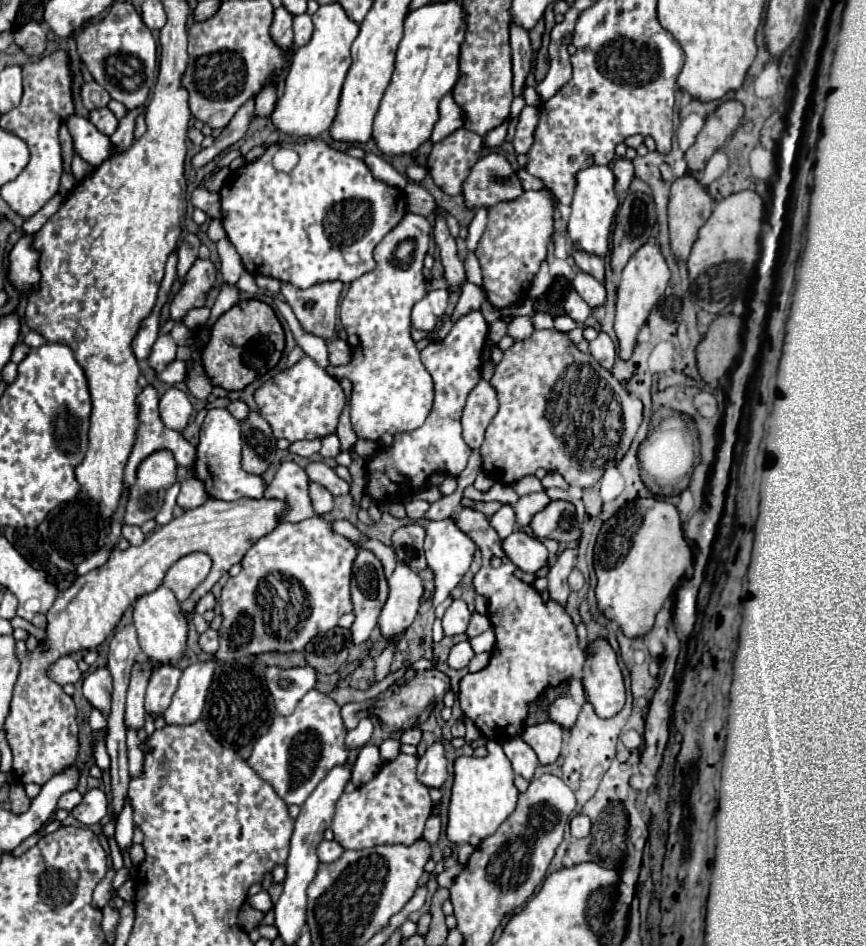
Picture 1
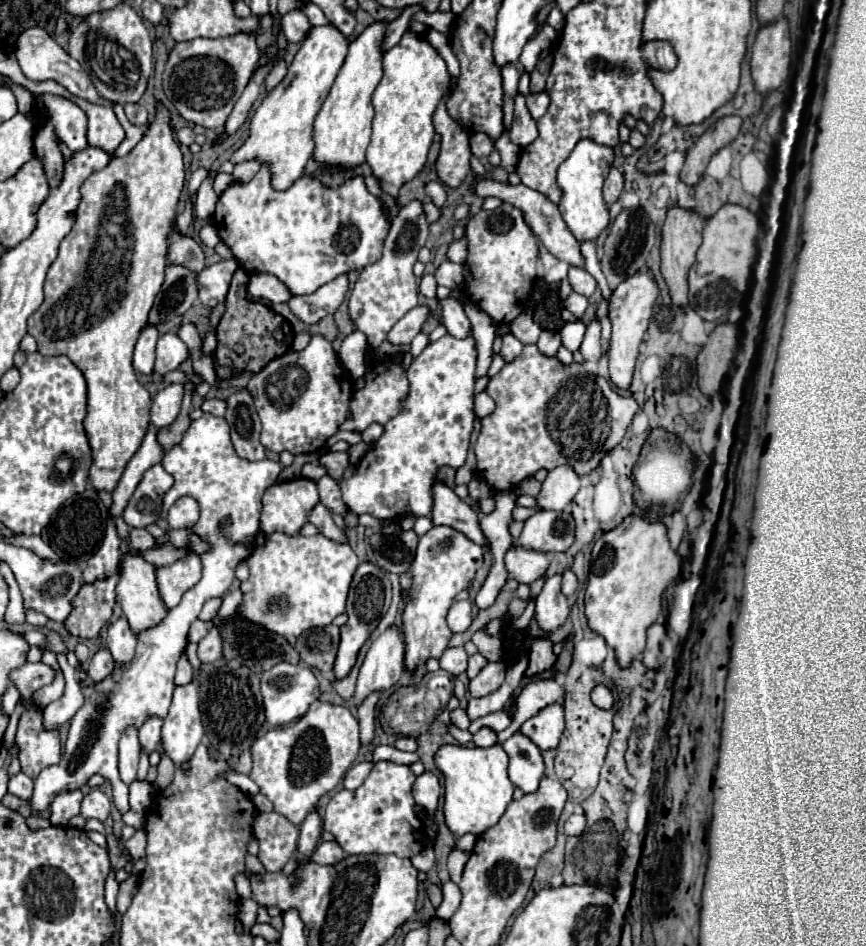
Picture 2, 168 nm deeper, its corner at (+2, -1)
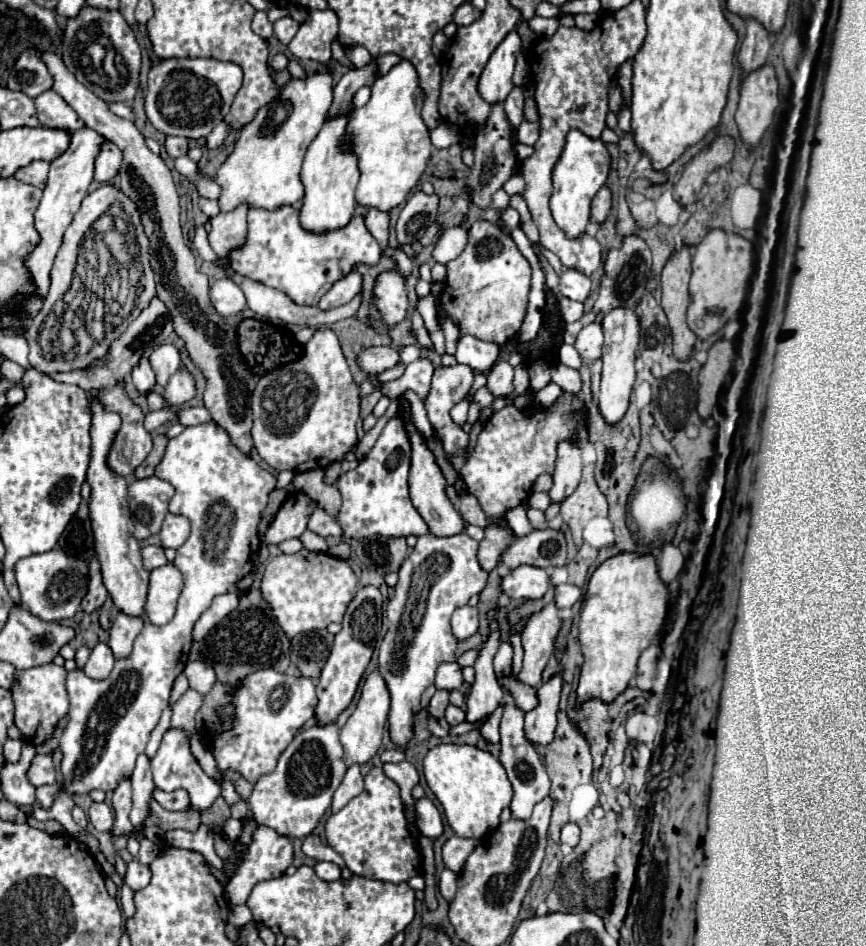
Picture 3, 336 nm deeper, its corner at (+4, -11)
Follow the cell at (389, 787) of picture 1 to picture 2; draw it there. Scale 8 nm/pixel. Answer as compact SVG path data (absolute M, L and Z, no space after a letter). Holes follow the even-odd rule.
M376 762L370 776L356 790L340 790L326 806L324 830L332 832L346 854L396 854L412 858L422 850L424 824L414 812L414 772L404 764Z

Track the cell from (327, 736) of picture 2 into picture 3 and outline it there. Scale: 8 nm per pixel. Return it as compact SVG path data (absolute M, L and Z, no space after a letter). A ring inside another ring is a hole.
M328 724L328 726L306 728L282 752L282 756L276 764L276 770L270 776L262 776L262 780L258 780L258 784L254 786L254 792L248 800L250 812L258 824L272 828L286 838L292 838L292 840L306 838L308 834L312 834L312 830L318 826L320 818L330 808L332 796L334 796L336 788L340 786L344 774L346 774L346 766L342 764L342 744L338 740L338 726Z

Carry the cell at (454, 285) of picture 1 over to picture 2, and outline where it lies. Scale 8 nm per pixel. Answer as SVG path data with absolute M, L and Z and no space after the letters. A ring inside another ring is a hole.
M448 296L440 300L442 304L442 322L448 328L448 332L456 338L464 338L464 334L470 332L470 320L464 314L464 306L458 298Z

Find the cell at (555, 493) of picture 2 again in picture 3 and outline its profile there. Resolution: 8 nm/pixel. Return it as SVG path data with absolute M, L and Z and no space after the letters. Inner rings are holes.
M584 438L576 440L562 440L556 446L558 458L556 458L556 470L554 470L554 486L548 492L552 502L562 502L574 488L578 486L578 480L582 476L582 448L586 446Z

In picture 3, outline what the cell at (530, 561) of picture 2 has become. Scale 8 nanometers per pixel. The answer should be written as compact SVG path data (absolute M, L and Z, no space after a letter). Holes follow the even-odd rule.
M518 566L502 578L502 592L512 600L538 600L550 588L550 578L542 568Z

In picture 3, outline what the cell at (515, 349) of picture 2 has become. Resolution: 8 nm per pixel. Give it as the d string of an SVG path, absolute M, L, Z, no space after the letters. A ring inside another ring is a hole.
M498 362L490 372L488 372L488 382L486 388L492 392L494 398L504 398L514 392L514 368L508 362Z

